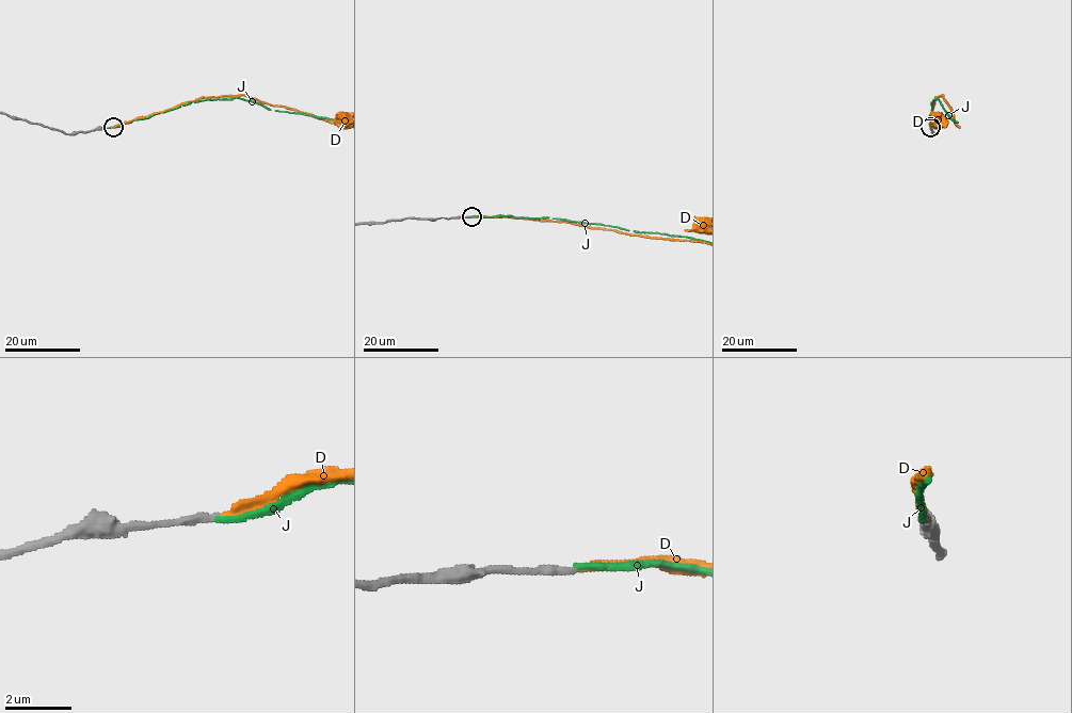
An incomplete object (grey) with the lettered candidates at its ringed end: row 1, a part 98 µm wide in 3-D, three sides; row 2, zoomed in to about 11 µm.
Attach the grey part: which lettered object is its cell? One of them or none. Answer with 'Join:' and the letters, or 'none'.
Join: D

